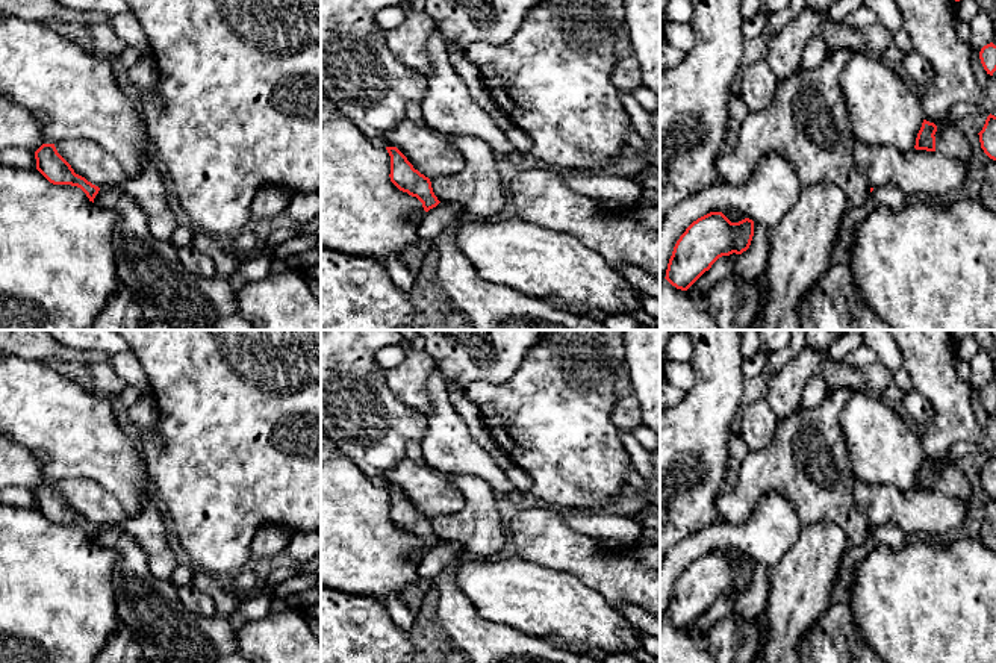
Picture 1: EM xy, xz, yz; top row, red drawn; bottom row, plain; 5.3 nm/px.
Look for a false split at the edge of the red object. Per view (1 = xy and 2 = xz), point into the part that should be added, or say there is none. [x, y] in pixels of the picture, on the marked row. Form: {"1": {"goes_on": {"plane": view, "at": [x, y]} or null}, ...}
{"1": {"goes_on": null}, "2": {"goes_on": null}}

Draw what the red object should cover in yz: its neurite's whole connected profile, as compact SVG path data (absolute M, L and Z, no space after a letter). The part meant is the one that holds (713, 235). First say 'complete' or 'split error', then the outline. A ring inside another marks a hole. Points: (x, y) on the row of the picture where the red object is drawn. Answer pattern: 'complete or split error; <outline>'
complete; M710 212L680 236L665 279L677 289L687 291L719 257L746 251L752 236L752 219L731 223L722 212Z

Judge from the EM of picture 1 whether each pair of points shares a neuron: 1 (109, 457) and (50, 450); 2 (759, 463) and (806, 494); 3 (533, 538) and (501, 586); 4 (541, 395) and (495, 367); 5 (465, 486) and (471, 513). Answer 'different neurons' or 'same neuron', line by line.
1: same neuron
2: same neuron
3: different neurons
4: different neurons
5: same neuron

